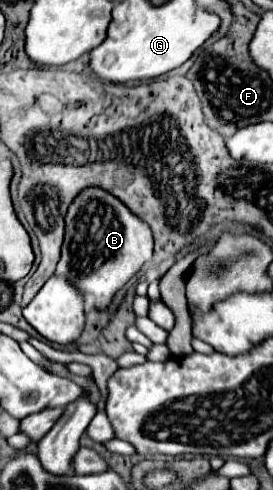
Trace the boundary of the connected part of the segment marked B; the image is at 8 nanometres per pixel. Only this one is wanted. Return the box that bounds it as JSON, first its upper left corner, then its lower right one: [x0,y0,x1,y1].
[56,188,150,310]

